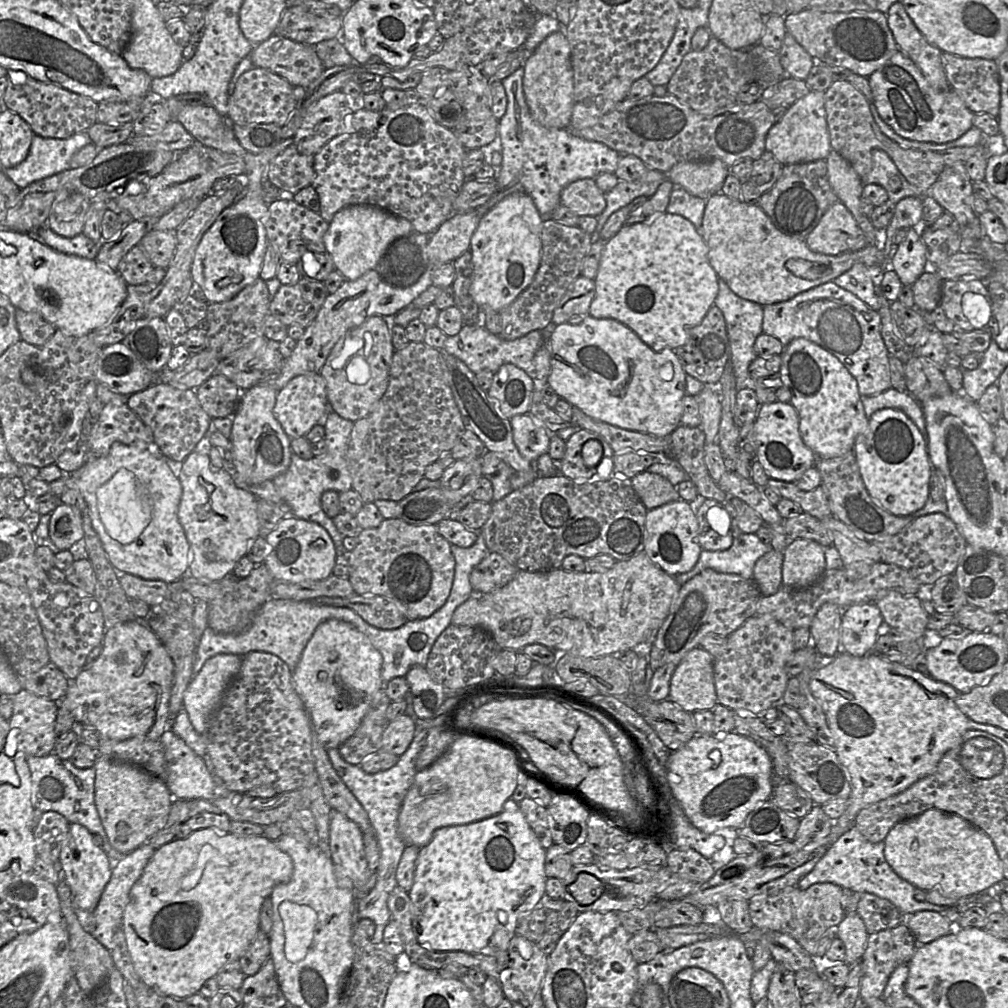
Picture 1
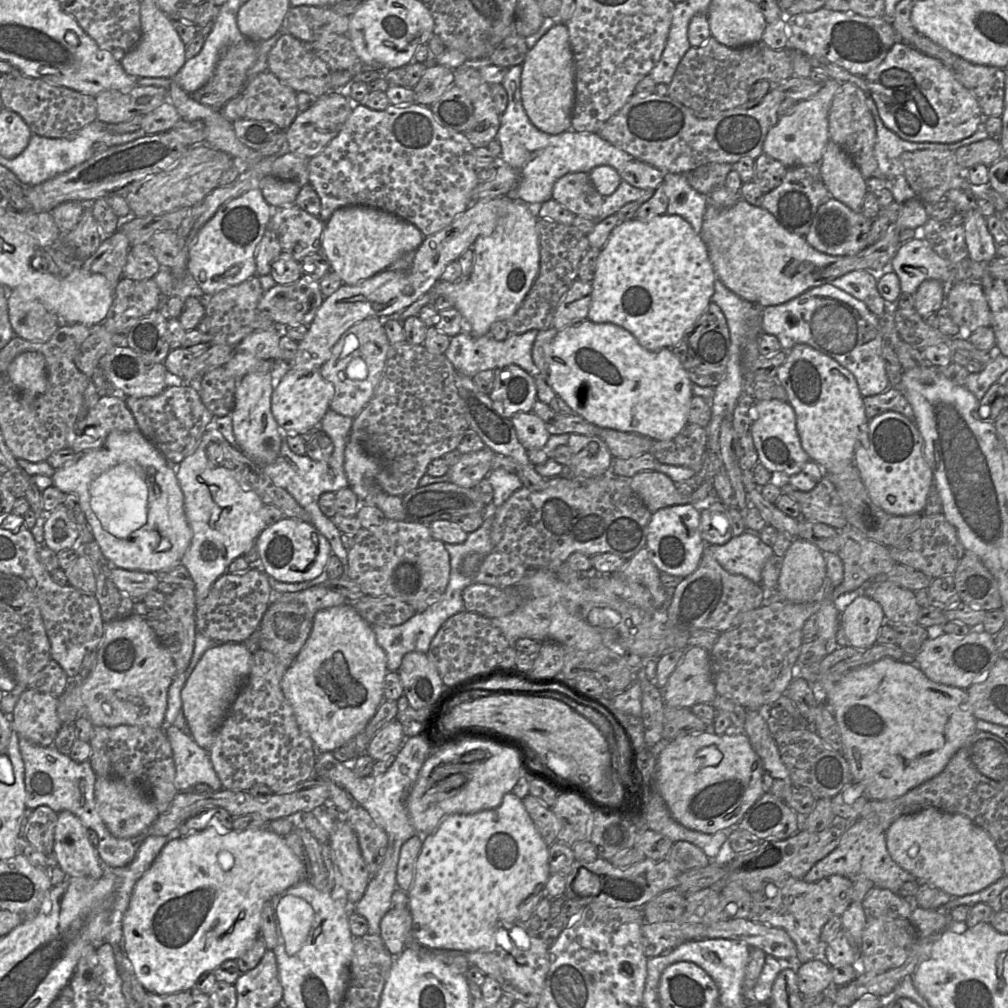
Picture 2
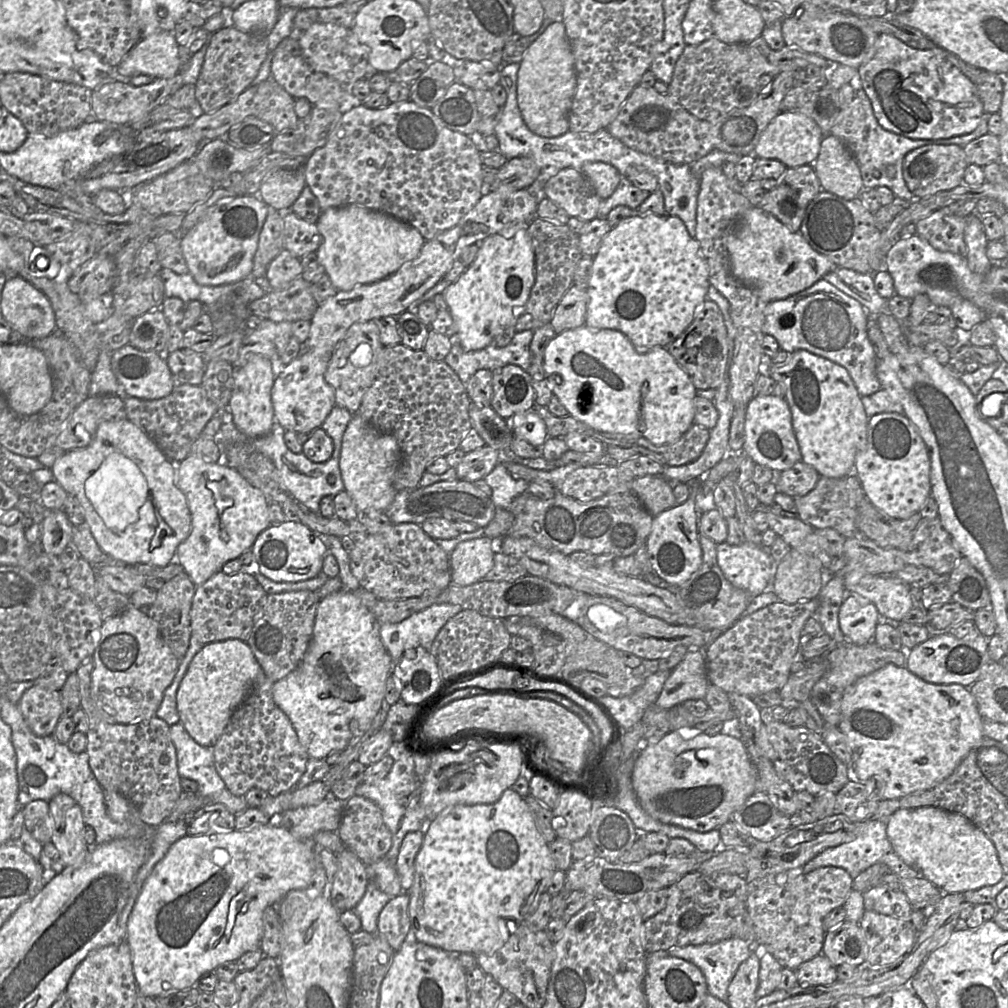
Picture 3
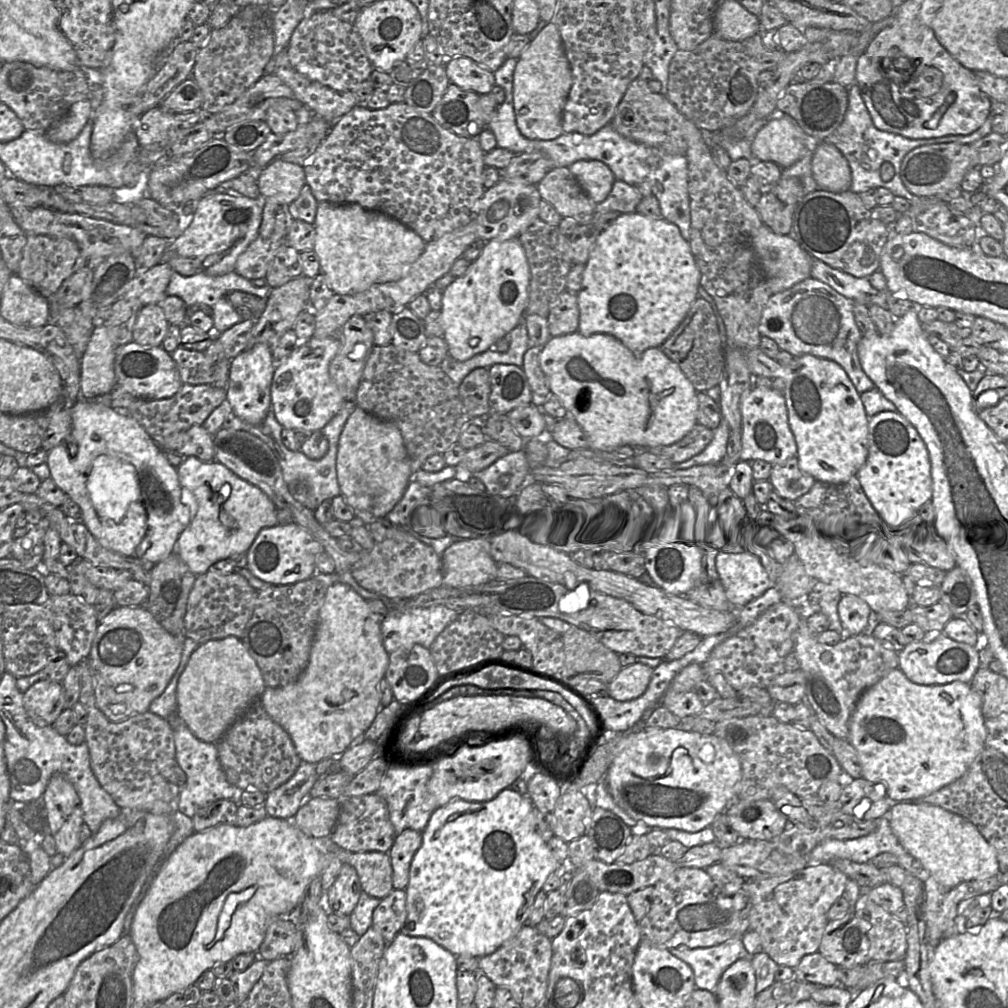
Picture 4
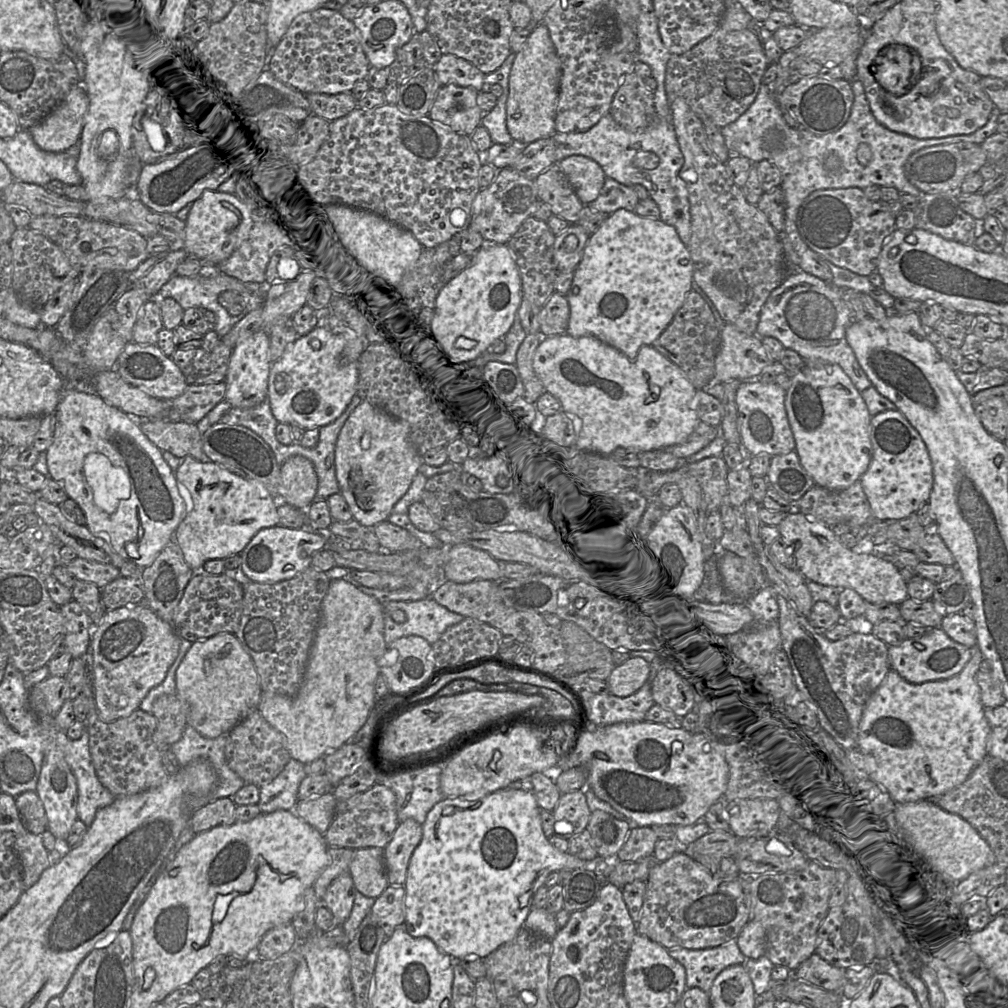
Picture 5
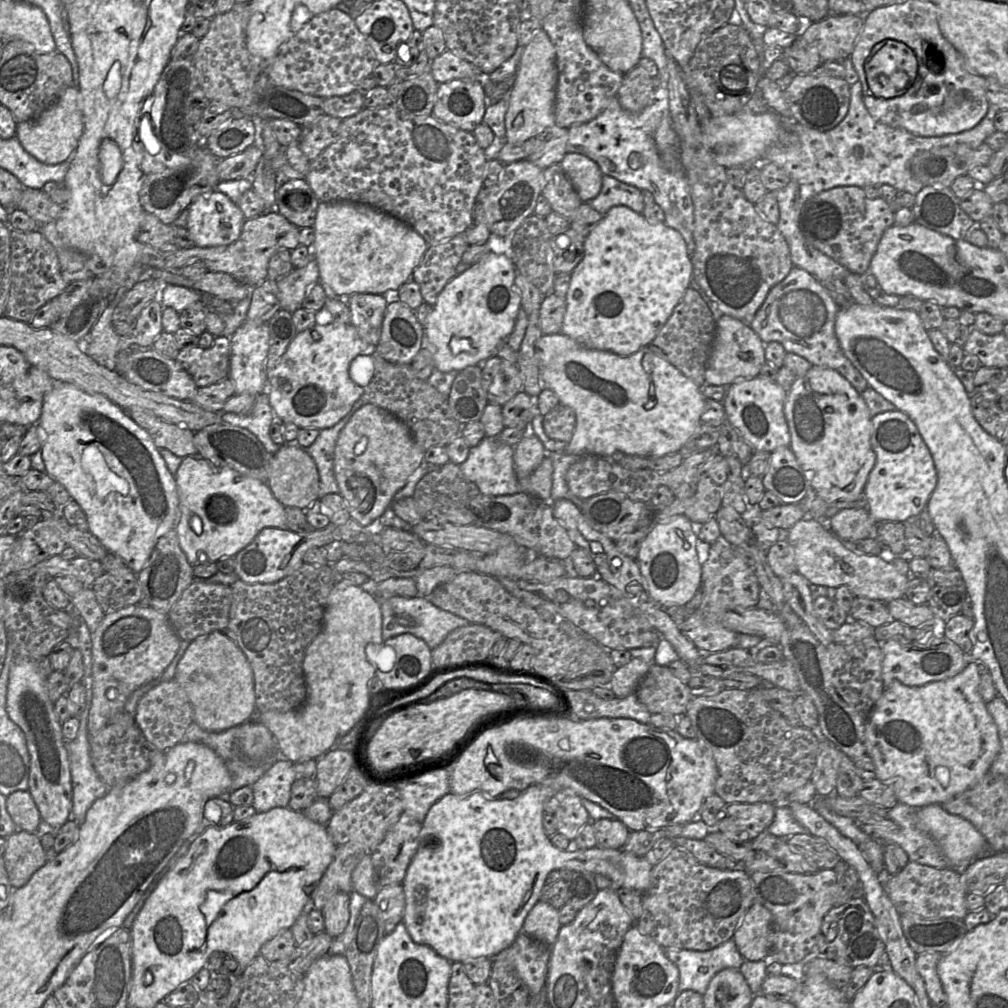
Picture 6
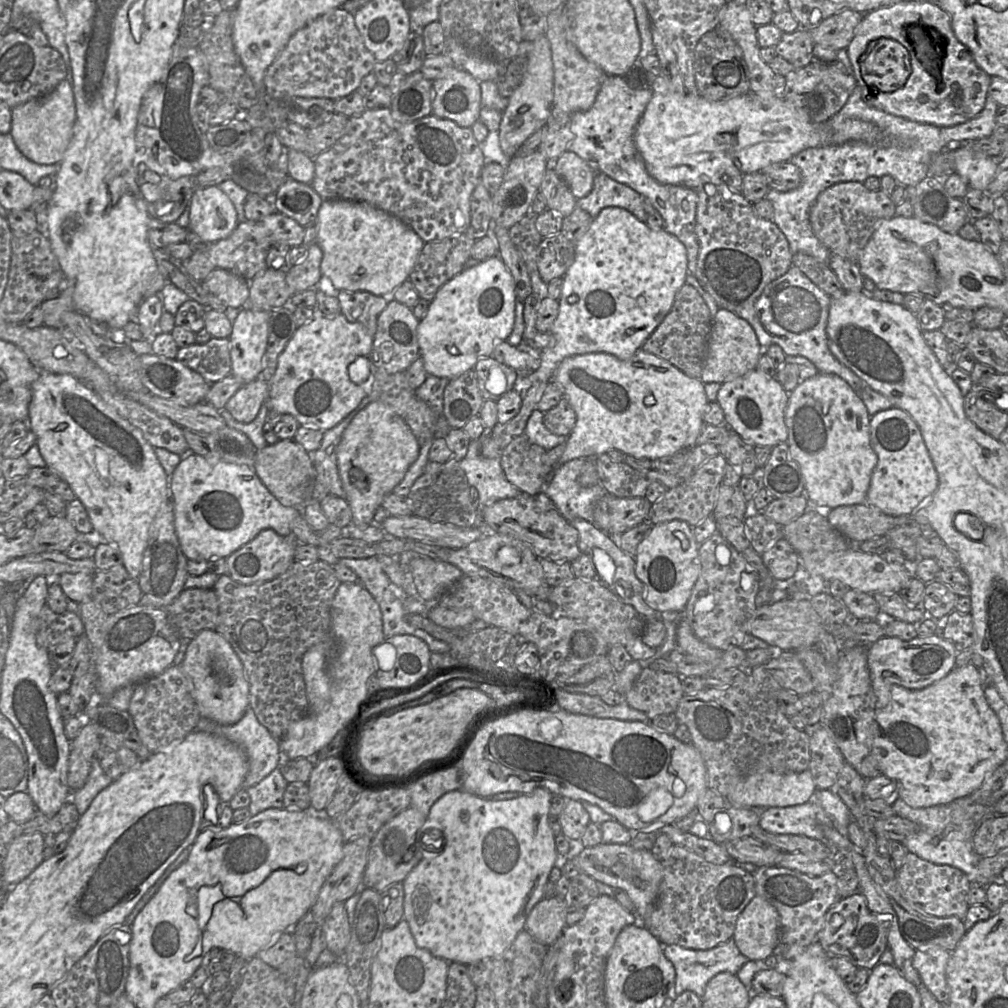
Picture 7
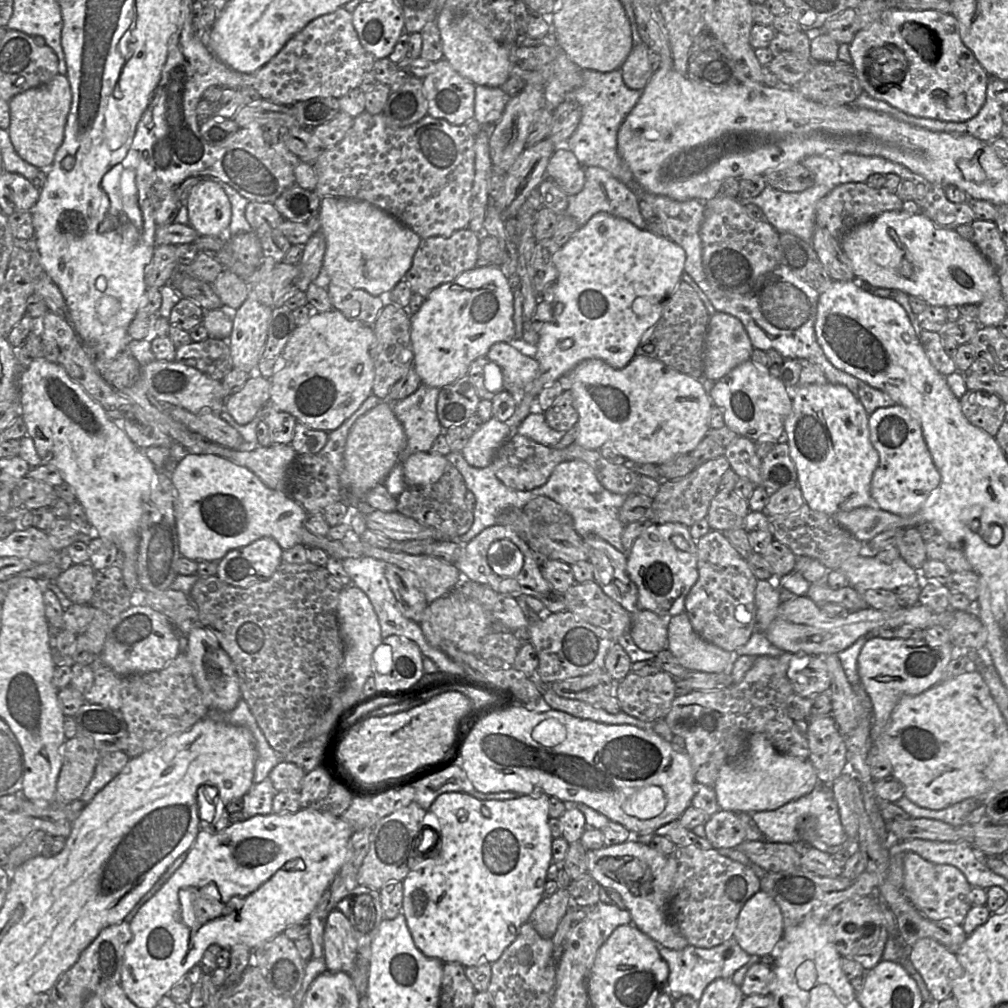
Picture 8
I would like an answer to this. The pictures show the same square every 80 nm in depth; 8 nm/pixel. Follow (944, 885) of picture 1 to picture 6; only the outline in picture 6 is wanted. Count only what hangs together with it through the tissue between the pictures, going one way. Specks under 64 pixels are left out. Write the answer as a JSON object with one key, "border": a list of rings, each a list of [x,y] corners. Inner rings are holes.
{"border":[[[930,804],[919,808],[917,819],[919,827],[935,840],[952,868],[965,868],[970,862],[990,852],[985,837],[971,822],[949,813],[941,804]]]}

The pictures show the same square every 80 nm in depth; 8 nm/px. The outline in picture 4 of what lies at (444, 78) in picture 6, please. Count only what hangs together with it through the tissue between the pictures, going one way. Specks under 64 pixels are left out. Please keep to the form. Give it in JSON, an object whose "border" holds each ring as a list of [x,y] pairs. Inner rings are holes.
{"border":[[[447,58],[444,67],[450,83],[463,90],[481,95],[490,93],[496,85],[494,72],[483,68],[470,58]]]}

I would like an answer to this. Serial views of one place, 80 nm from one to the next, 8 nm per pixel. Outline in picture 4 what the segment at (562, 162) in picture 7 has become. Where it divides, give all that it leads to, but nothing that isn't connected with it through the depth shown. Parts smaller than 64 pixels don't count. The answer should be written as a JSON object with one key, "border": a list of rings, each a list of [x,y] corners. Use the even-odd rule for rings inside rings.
{"border":[[[579,160],[568,168],[595,203],[600,203],[608,197],[616,180],[611,169],[599,160]]]}

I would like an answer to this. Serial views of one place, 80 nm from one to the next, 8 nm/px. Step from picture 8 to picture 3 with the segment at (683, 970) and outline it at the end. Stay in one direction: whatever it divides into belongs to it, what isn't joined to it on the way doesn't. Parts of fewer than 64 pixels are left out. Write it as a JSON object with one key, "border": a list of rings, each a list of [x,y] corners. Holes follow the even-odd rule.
{"border":[[[731,937],[715,943],[672,947],[666,953],[697,966],[705,977],[708,993],[726,1002],[732,978],[740,964],[749,958],[749,943]]]}

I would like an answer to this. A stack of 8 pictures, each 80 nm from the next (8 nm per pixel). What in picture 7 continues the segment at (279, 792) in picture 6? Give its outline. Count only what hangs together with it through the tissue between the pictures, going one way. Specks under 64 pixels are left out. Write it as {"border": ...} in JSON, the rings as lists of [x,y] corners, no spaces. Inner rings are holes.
{"border":[[[277,767],[258,784],[246,789],[250,796],[248,809],[251,816],[270,808],[282,808],[287,786],[287,781]]]}

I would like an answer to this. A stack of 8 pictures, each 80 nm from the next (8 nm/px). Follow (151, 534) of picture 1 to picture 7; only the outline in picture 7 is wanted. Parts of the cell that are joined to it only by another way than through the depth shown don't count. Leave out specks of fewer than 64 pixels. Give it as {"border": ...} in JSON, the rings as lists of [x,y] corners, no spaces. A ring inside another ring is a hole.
{"border":[[[41,372],[39,378],[32,384],[32,397],[29,403],[29,416],[27,423],[29,430],[36,436],[36,443],[39,447],[39,452],[45,461],[46,466],[55,472],[62,481],[66,482],[70,486],[76,498],[85,507],[93,526],[92,533],[96,535],[97,542],[104,541],[115,546],[121,554],[122,565],[125,567],[131,578],[138,579],[142,567],[143,553],[148,545],[149,528],[162,503],[171,499],[170,478],[161,466],[155,454],[154,447],[144,438],[140,429],[120,416],[118,412],[104,402],[93,389],[69,374]]]}

